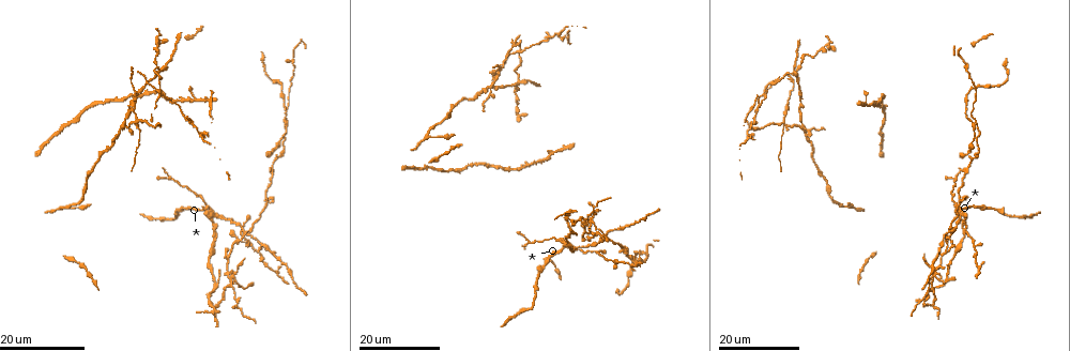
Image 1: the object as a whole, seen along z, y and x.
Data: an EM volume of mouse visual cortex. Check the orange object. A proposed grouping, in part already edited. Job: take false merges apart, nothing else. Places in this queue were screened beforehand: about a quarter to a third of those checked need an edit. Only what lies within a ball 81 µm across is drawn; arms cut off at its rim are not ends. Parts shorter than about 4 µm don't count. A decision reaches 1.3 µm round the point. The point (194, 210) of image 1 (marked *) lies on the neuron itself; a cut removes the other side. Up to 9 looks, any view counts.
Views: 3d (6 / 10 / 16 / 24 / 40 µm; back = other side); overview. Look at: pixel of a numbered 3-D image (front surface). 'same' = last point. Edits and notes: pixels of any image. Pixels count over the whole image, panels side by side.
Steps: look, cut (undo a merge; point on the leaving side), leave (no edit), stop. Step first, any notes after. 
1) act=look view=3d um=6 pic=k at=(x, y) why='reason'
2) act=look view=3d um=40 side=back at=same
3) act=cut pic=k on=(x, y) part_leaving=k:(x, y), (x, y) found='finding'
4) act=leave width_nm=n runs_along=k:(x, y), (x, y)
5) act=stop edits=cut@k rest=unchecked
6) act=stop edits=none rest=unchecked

act=look view=3d um=24 pic=1 at=(214, 283) why='two arms in line, one across'

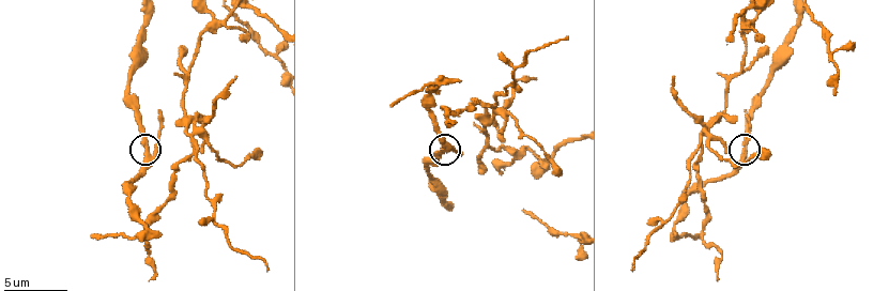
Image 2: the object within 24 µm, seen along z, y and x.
act=look view=3d um=6 pic=2 at=(148, 149) why='closer look'

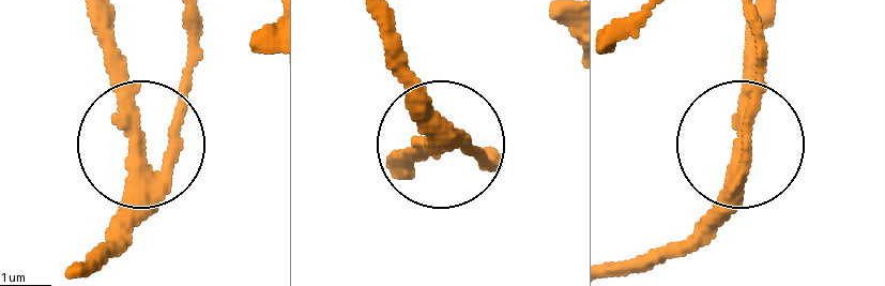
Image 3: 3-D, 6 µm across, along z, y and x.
act=leave runs_along=3:(400, 175), (435, 141), (422, 81) found='continuous, no second neuron'

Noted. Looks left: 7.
act=look view=3d um=24 pic=1 at=(246, 230)

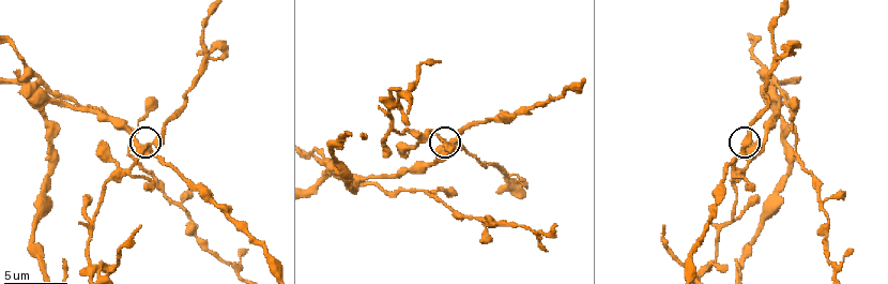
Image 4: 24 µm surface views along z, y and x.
act=look view=3d um=6 pic=4 at=(148, 146)

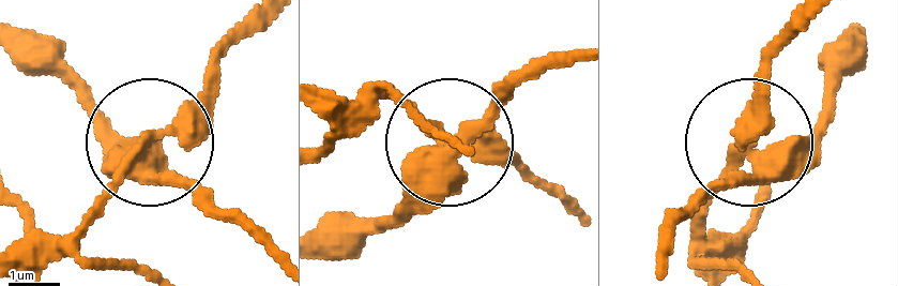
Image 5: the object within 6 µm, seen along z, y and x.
act=look view=3d um=6 side=back pic=5 at=(156, 137)

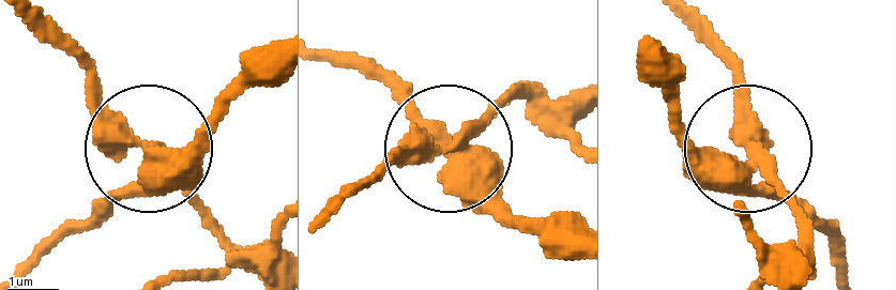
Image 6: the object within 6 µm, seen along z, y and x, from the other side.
act=cut pic=6 on=(100, 124) width_nm=370 part_leaving=6:(750, 155), (734, 57), (700, 18) found='two neurons meet here'

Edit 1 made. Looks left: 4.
act=look view=3d um=10 pic=4 at=(775, 76)

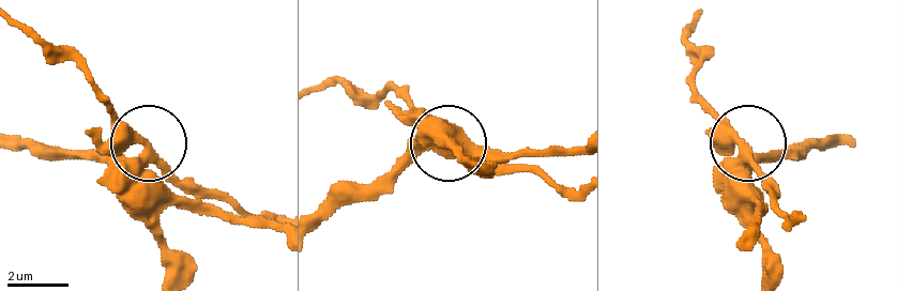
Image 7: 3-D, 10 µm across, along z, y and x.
act=look view=3d um=10 side=back pic=7 at=(745, 147)

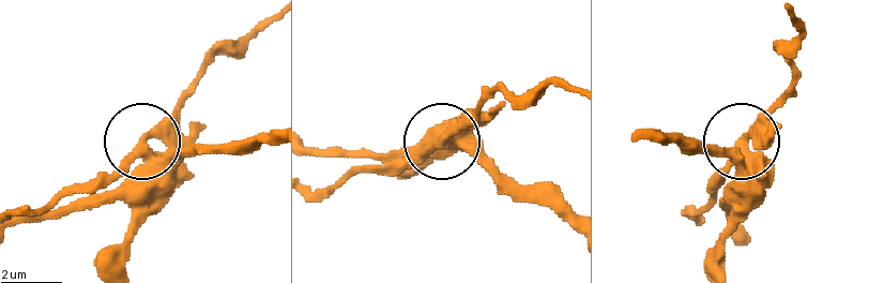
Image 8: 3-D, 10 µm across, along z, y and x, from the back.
act=cut pic=8 on=(159, 125) width_nm=490 part_leaving=8:(158, 169), (131, 157), (15, 216) found='two neurons meet here'

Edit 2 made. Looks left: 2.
act=stop edits=cut@6,cut@8 rest=unchecked

